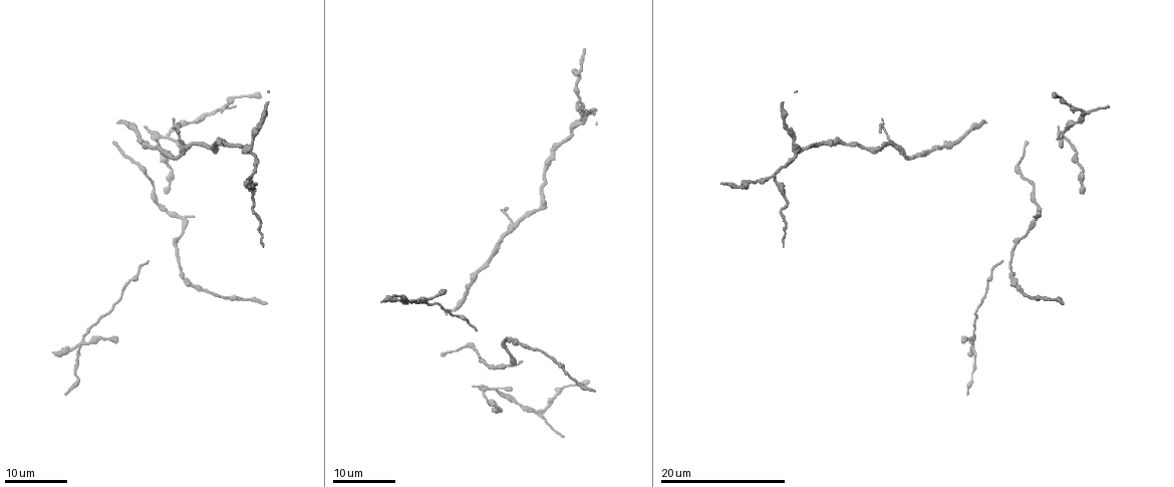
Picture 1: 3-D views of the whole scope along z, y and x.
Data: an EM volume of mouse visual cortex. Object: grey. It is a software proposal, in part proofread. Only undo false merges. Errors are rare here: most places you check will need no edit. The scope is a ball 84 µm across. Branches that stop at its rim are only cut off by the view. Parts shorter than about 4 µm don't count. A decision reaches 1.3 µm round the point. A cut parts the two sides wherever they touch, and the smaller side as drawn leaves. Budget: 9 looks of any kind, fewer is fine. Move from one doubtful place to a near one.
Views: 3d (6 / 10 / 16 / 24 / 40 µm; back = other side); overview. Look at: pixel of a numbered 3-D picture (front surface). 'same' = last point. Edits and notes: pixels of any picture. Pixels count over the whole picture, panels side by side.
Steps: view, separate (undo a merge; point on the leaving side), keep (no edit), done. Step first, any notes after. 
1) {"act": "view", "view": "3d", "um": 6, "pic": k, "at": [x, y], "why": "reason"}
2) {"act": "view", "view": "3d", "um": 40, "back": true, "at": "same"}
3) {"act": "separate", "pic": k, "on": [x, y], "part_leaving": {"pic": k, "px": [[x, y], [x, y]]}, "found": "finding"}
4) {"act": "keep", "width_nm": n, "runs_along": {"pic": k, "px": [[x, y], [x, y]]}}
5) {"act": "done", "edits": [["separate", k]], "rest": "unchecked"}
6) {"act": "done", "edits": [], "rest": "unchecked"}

{"act": "view", "view": "3d", "um": 24, "pic": 1, "at": [171, 168], "why": "a narrow waist"}

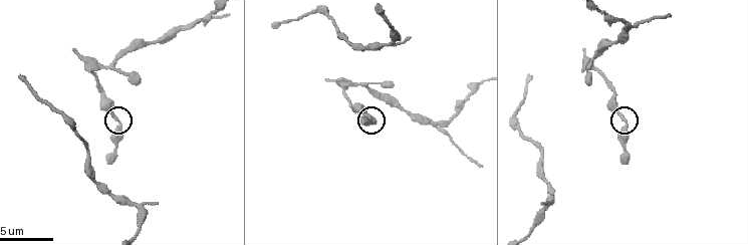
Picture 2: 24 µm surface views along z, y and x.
{"act": "view", "view": "3d", "um": 10, "pic": 2, "at": [625, 122]}

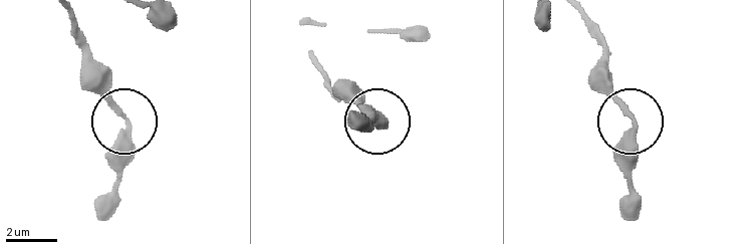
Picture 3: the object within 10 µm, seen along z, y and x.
{"act": "keep", "found": "one neuron here"}

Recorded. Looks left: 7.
{"act": "view", "view": "3d", "um": 16, "pic": 1, "at": [203, 289], "why": "calibre changes"}

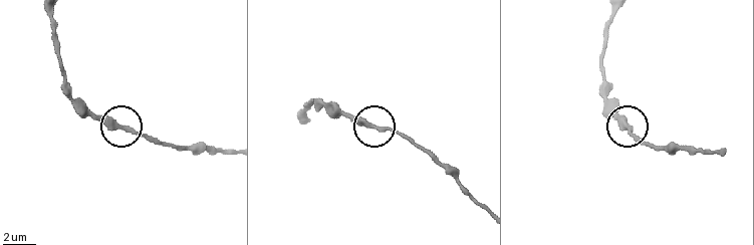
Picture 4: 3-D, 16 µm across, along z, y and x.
{"act": "view", "view": "3d", "um": 10, "pic": 4, "at": [627, 125]}

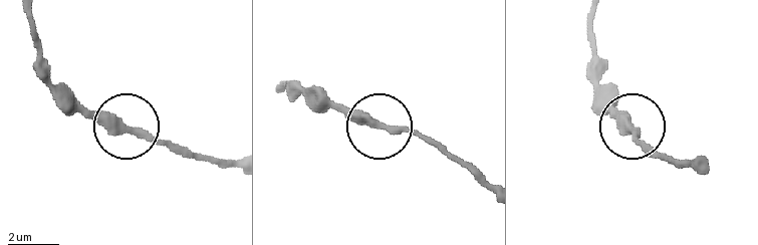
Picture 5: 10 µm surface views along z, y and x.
{"act": "keep", "width_nm": 330, "runs_along": {"pic": 5, "px": [[32, 19], [41, 64], [58, 83], [122, 127], [192, 155]]}, "found": "all the same neuron"}

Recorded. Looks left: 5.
{"act": "view", "view": "3d", "um": 16, "pic": 1, "at": [898, 147], "why": "three-way junction"}

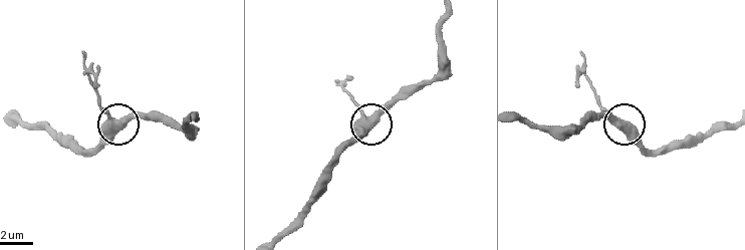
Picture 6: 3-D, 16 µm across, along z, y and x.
{"act": "view", "view": "3d", "um": 10, "pic": 6, "at": [620, 120], "why": "zoom in"}

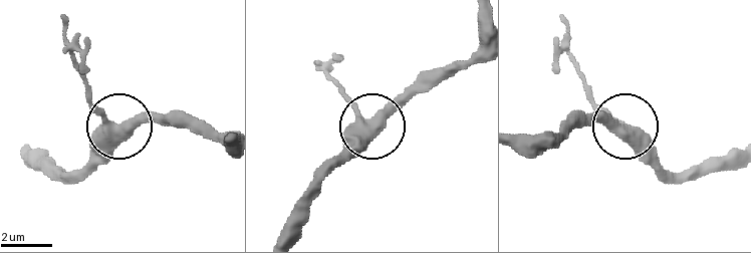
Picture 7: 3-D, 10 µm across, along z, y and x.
{"act": "view", "view": "3d", "um": 6, "pic": 7, "at": [367, 125]}

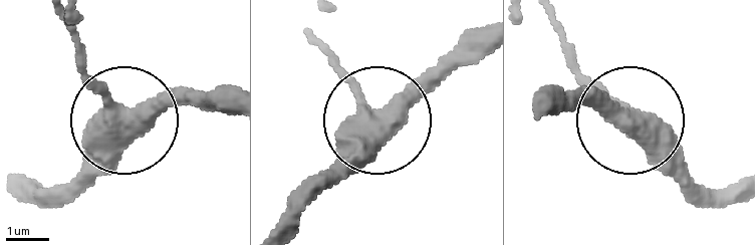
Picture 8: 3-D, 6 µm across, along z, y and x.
{"act": "keep", "runs_along": {"pic": 8, "px": [[732, 186], [700, 182], [563, 45]]}, "found": "all the same neuron"}

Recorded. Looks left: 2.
{"act": "view", "view": "3d", "um": 16, "pic": 1, "at": [771, 175], "why": "side arm on a straight run"}

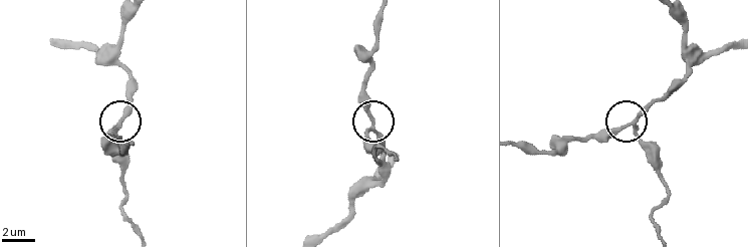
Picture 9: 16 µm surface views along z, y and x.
{"act": "view", "view": "3d", "um": 10, "pic": 9, "at": [118, 123]}

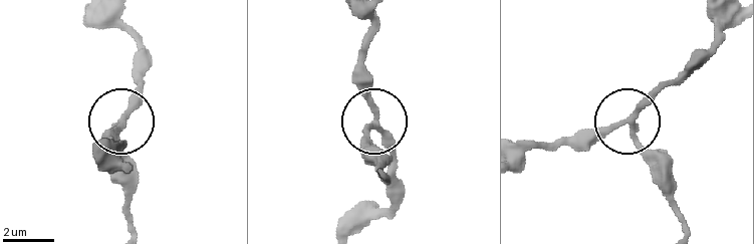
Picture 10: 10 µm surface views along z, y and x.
{"act": "keep", "runs_along": {"pic": 10, "px": [[357, 231], [390, 201], [390, 142], [363, 71], [363, 40]]}, "found": "one neuron here"}

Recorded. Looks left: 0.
{"act": "done", "edits": [], "rest": "unchecked"}

